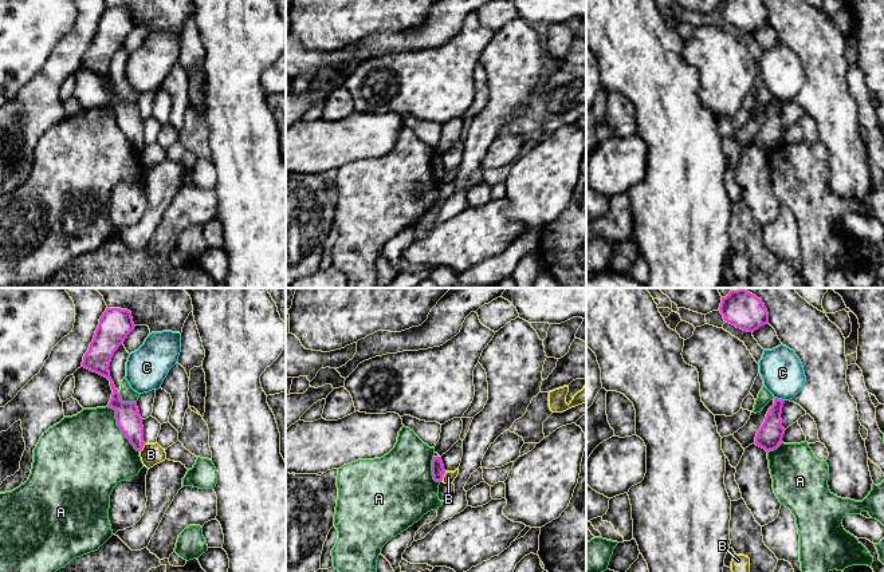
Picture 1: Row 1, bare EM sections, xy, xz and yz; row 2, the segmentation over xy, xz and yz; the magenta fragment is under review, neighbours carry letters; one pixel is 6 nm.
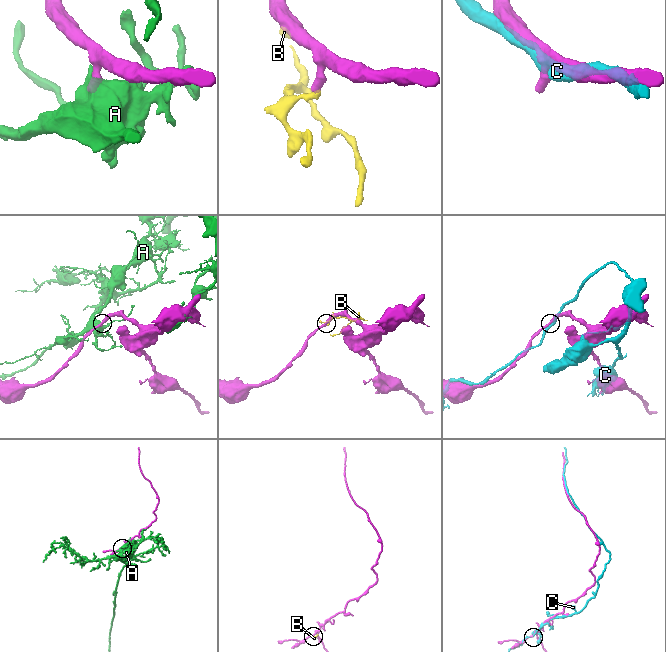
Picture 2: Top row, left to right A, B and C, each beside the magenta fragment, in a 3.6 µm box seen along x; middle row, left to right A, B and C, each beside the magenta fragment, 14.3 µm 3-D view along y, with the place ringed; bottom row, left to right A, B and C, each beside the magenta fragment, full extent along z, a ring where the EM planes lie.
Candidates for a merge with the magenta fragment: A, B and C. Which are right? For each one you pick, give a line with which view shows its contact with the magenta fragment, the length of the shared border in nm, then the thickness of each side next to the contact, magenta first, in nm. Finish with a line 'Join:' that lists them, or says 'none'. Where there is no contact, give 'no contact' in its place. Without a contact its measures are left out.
Join: none

